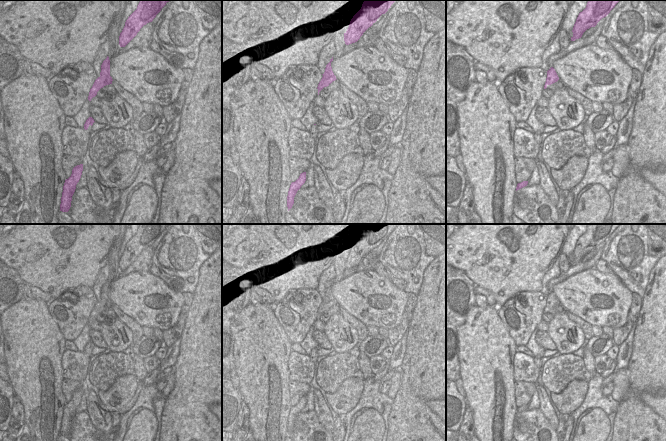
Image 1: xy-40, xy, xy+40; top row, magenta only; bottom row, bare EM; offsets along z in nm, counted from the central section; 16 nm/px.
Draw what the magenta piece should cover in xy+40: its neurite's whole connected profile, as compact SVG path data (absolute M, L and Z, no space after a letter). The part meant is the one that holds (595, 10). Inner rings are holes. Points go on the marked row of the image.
M588 0L586 8L579 13L573 27L571 41L582 37L583 33L595 27L606 17L620 0Z

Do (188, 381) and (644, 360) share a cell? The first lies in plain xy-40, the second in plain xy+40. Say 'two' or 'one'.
one

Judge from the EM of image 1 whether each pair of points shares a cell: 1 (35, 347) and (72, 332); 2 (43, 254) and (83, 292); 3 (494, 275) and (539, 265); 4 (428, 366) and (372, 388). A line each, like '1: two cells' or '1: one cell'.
1: two cells
2: two cells
3: one cell
4: two cells

